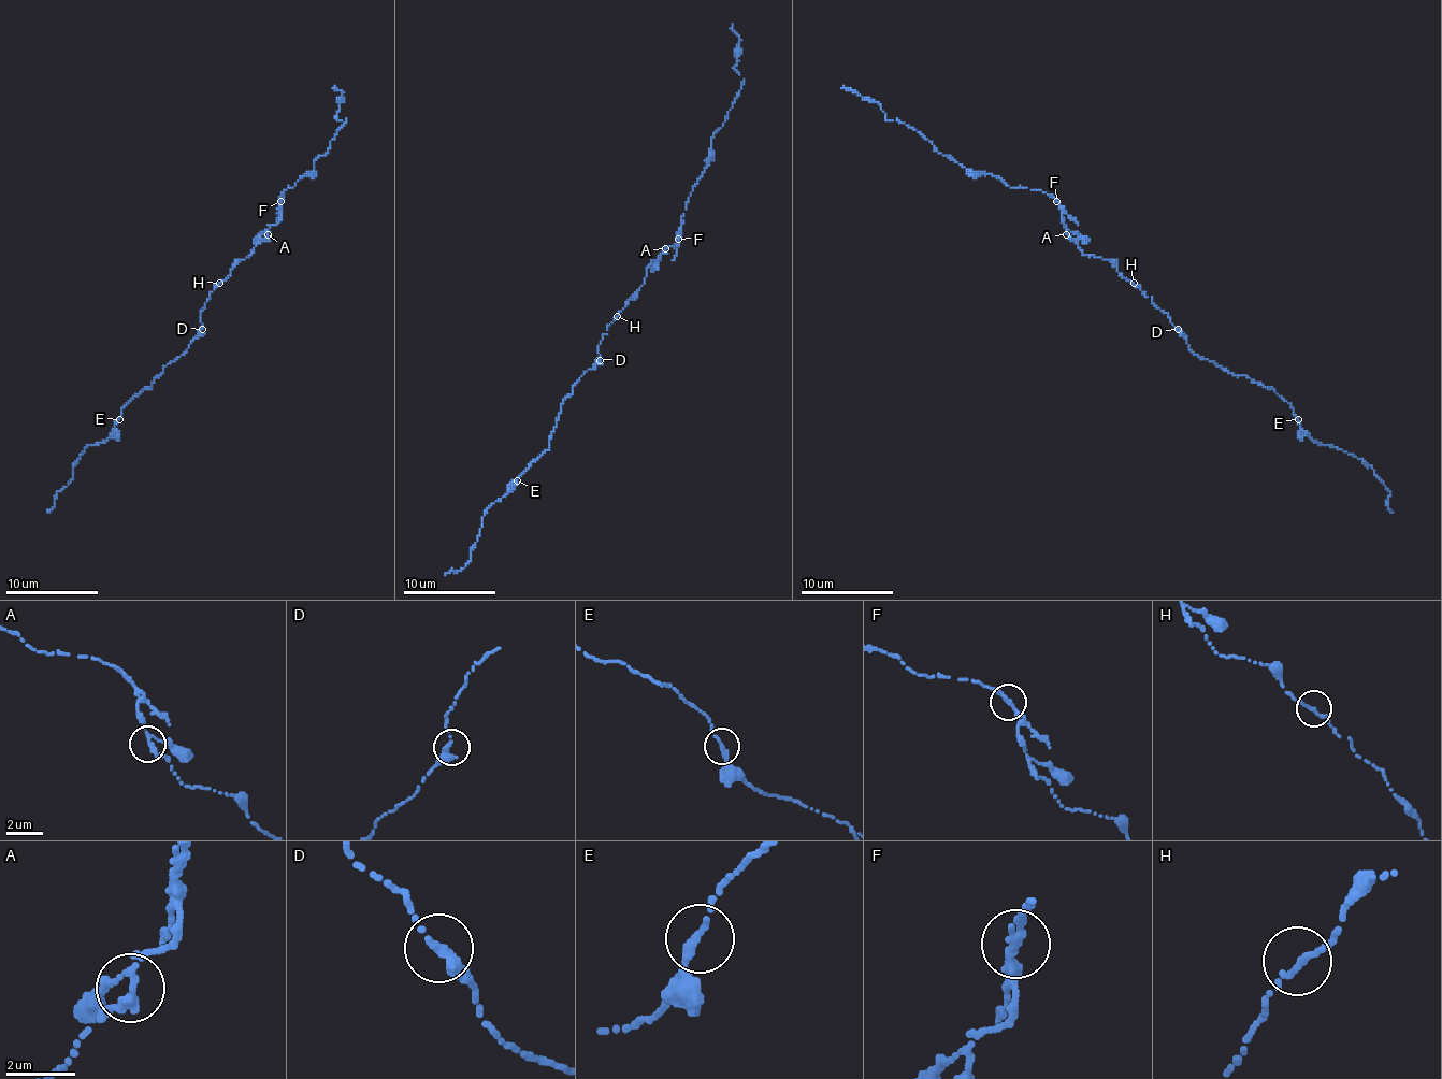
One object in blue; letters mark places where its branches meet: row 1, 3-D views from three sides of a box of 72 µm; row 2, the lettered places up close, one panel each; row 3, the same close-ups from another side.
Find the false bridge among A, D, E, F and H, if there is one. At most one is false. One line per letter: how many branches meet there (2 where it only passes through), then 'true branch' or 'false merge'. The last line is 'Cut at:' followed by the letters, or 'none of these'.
A: 3 branches meet; true branch
D: 2 branches meet; true branch
E: 2 branches meet; true branch
F: 2 branches meet; true branch
H: 2 branches meet; true branch
Cut at: none of these

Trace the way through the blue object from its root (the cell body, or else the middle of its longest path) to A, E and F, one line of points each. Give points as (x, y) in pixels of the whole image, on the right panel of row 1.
A: (1134, 285), (1108, 259), (1084, 255), (1066, 234)
E: (1134, 285), (1152, 297), (1196, 355), (1270, 387), (1291, 405), (1298, 419)
F: (1134, 285), (1108, 259), (1082, 253), (1066, 231), (1062, 206), (1056, 201)

